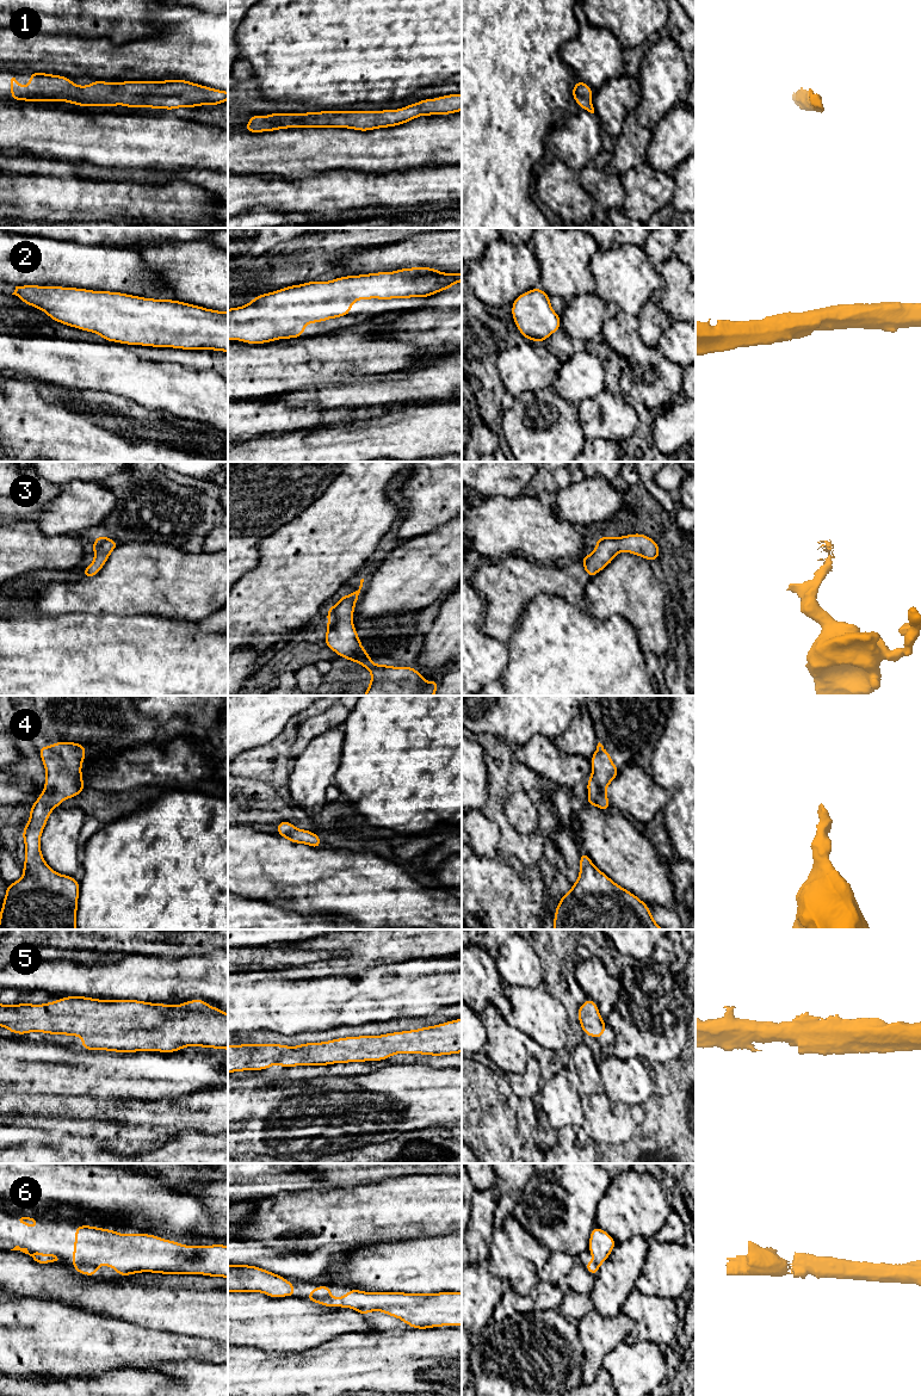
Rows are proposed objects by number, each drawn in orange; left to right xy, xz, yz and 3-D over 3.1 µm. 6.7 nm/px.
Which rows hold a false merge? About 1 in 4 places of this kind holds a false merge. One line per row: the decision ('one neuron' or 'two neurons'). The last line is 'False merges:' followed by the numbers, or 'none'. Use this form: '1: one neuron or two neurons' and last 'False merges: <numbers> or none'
1: one neuron
2: one neuron
3: one neuron
4: one neuron
5: one neuron
6: one neuron
False merges: none

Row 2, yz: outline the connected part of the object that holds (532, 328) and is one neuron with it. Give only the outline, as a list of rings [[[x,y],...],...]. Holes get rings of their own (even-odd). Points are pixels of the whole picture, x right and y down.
[[[539,286],[519,295],[512,303],[512,319],[527,340],[543,342],[561,329],[561,316],[551,308],[550,296]]]

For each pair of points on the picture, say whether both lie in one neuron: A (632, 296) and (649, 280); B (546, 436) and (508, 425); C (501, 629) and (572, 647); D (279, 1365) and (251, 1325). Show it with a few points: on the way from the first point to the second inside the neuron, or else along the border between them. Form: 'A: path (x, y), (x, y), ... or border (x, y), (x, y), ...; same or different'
A: path (636, 292), (646, 283); same
B: path (537, 434), (527, 432), (518, 425); same
C: border (524, 606), (513, 629), (512, 638), (507, 644); different
D: border (242, 1346), (253, 1346), (265, 1351), (298, 1352); different

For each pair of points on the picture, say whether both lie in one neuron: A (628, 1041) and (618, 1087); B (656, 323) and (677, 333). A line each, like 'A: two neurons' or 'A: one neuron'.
A: two neurons
B: two neurons

